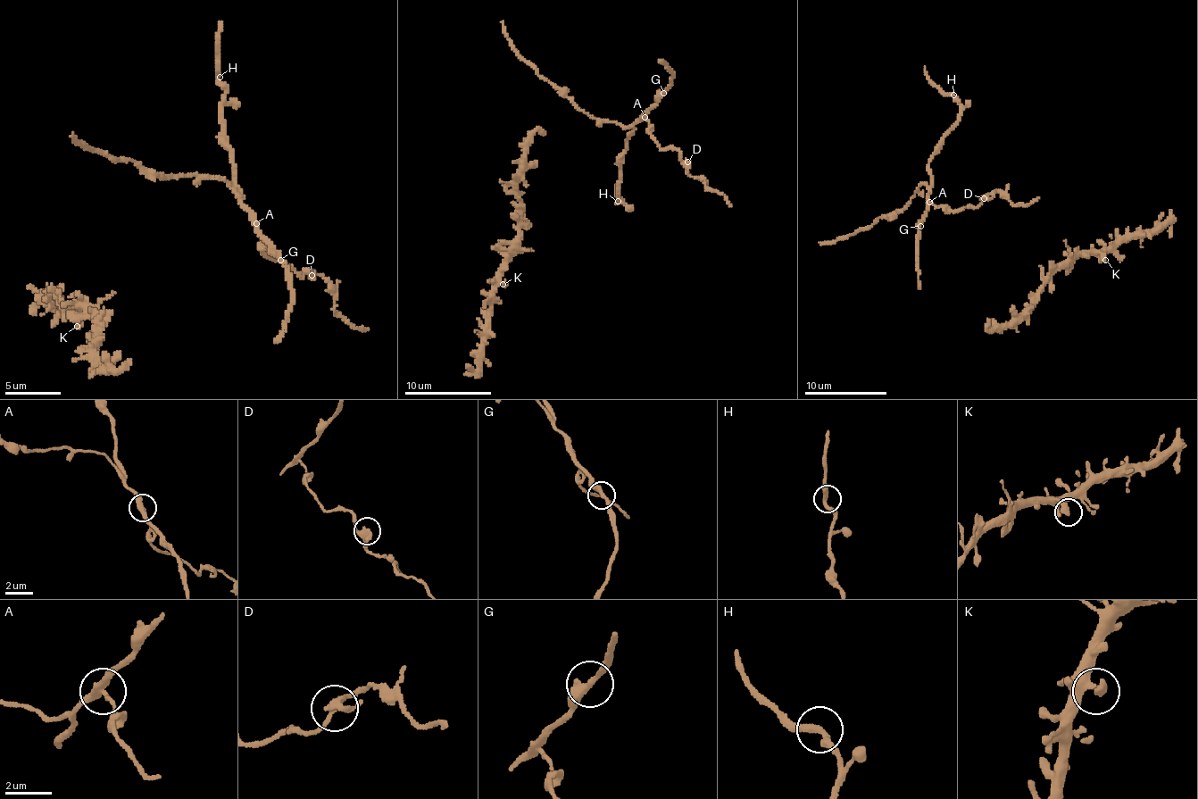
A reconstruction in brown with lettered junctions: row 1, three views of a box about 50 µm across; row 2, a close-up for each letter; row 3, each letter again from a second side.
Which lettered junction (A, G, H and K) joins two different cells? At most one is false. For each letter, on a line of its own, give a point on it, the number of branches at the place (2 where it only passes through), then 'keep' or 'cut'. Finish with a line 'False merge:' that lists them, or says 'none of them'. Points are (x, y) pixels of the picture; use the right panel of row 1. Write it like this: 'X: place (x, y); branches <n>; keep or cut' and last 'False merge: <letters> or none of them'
A: place (929, 202); branches 3; cut
G: place (920, 226); branches 2; keep
H: place (953, 95); branches 2; keep
K: place (1105, 260); branches 1; keep
False merge: A

